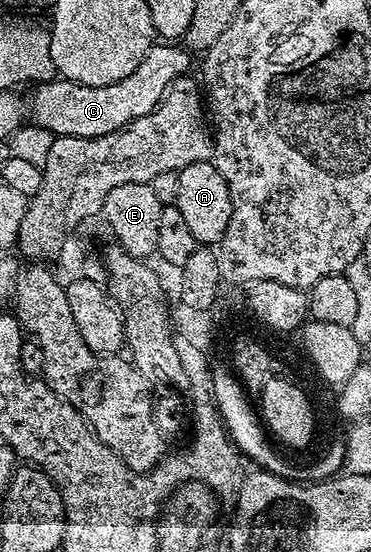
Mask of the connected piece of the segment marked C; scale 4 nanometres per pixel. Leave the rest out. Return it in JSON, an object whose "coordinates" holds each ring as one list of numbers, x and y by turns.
{"coordinates":[[156,43,140,61,136,71,116,83,92,87,53,79,35,84,34,94,30,97,29,120,59,137,99,137,150,114,175,78,189,72,191,54,183,46,174,45,177,44]]}

